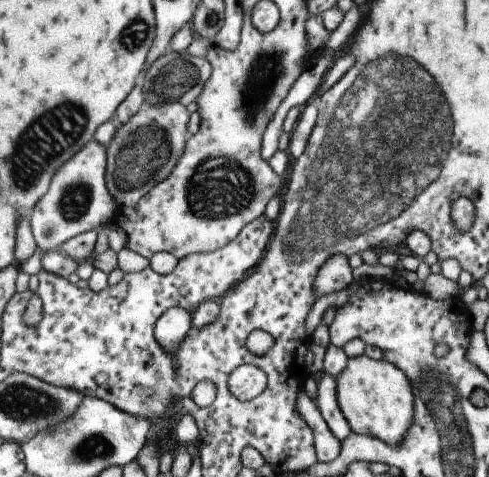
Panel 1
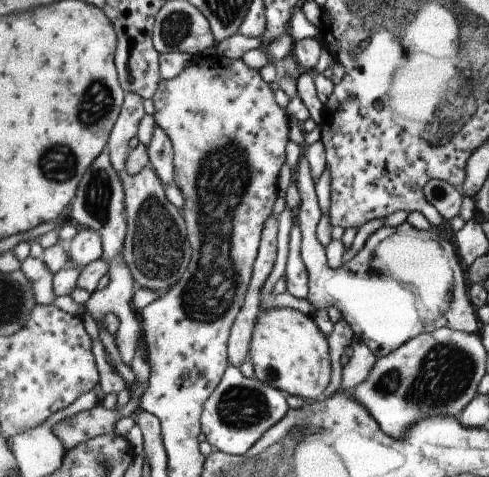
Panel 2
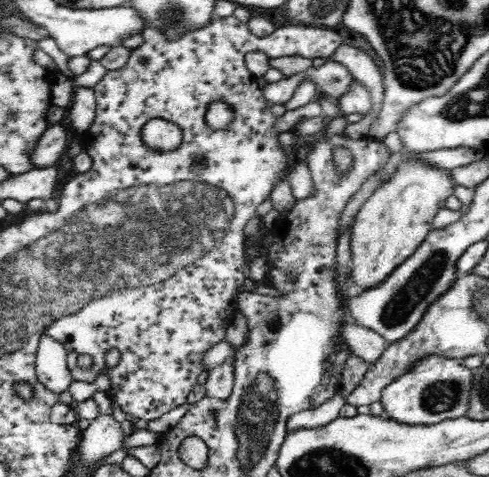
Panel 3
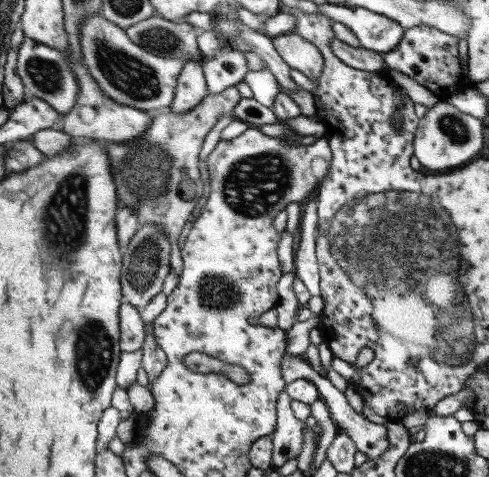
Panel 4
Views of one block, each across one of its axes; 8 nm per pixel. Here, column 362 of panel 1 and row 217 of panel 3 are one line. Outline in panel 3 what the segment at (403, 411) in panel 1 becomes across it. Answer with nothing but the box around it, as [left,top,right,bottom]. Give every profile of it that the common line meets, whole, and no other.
[350,160,456,290]

